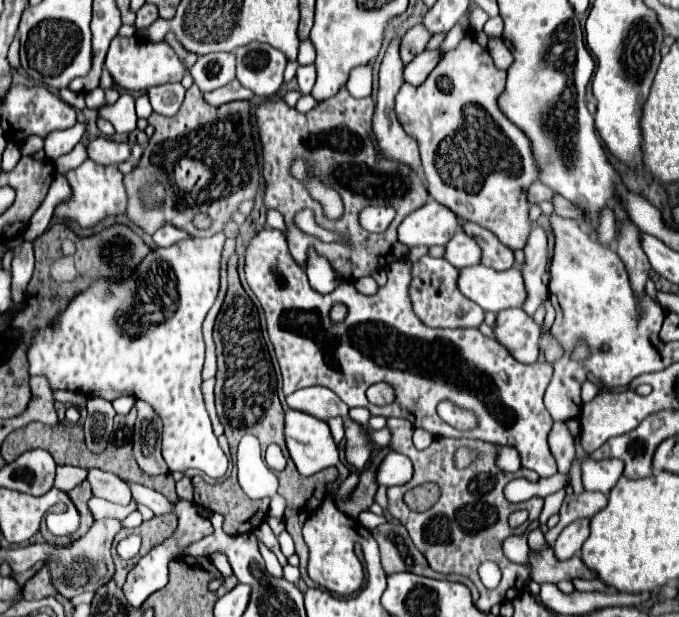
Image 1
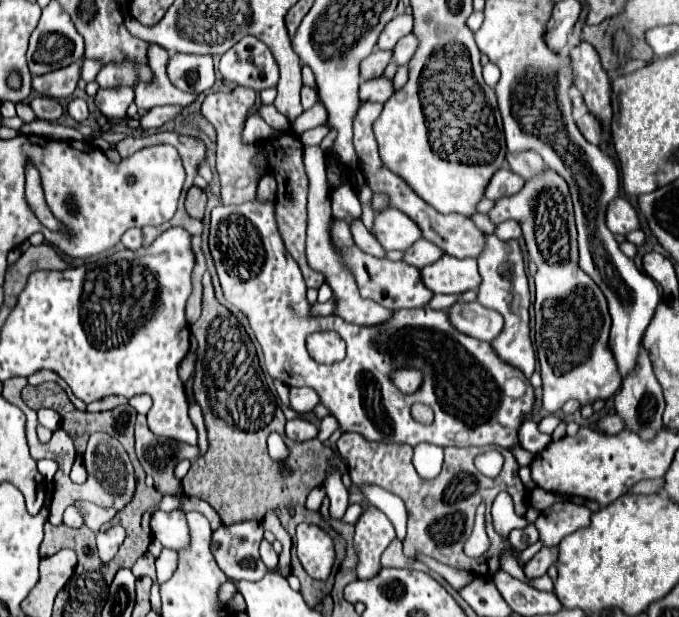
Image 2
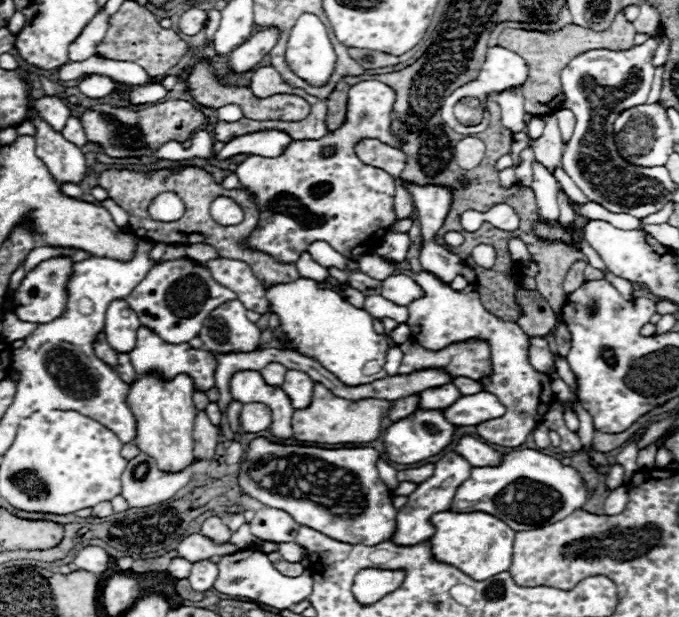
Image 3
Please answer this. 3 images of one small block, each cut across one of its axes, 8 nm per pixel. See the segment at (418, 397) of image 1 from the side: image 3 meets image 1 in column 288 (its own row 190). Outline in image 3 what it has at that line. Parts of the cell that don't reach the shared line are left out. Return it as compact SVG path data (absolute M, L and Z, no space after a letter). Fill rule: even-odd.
M362 80L354 84L348 90L348 104L346 104L346 120L344 124L326 134L318 140L294 140L282 156L278 158L262 158L250 154L244 162L238 164L236 176L240 178L240 184L244 188L252 188L256 196L256 204L260 208L260 226L256 226L256 232L250 236L250 246L260 248L262 252L268 252L270 256L276 256L276 260L284 262L296 262L298 256L314 242L324 240L328 242L336 252L340 252L346 258L360 258L364 254L372 254L376 246L380 246L388 226L394 222L394 178L384 172L382 168L366 166L354 152L354 146L364 138L378 138L380 142L402 148L400 138L392 132L390 116L396 102L396 92L384 82L378 80ZM324 146L336 146L336 156L324 160L318 156L318 150Z

